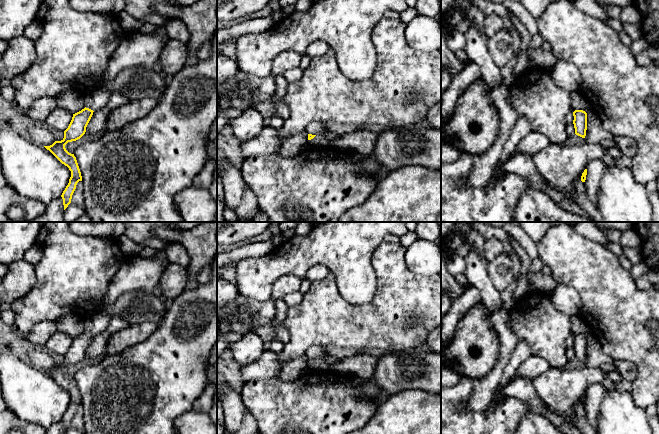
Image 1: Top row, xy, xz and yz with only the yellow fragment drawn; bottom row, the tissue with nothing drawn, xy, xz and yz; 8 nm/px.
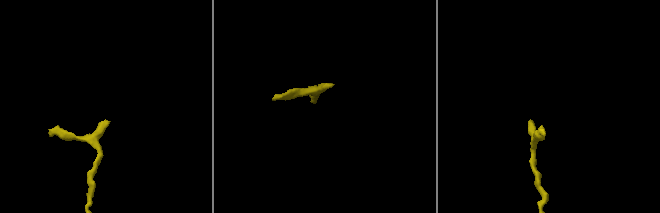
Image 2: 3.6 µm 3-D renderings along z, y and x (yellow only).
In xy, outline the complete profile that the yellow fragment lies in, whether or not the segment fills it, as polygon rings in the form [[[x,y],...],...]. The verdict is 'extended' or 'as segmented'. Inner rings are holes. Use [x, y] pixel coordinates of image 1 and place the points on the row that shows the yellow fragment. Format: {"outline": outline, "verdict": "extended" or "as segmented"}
{"outline": [[[130,67],[121,71],[107,87],[85,95],[85,108],[73,114],[68,128],[64,131],[64,138],[50,146],[44,146],[71,171],[69,183],[61,195],[64,210],[71,203],[77,183],[82,181],[76,157],[66,150],[65,145],[85,134],[93,112],[102,110],[114,91],[119,91],[128,101],[138,101],[146,98],[159,99],[165,89],[166,77],[163,73],[156,72],[153,68]]], "verdict": "extended"}

